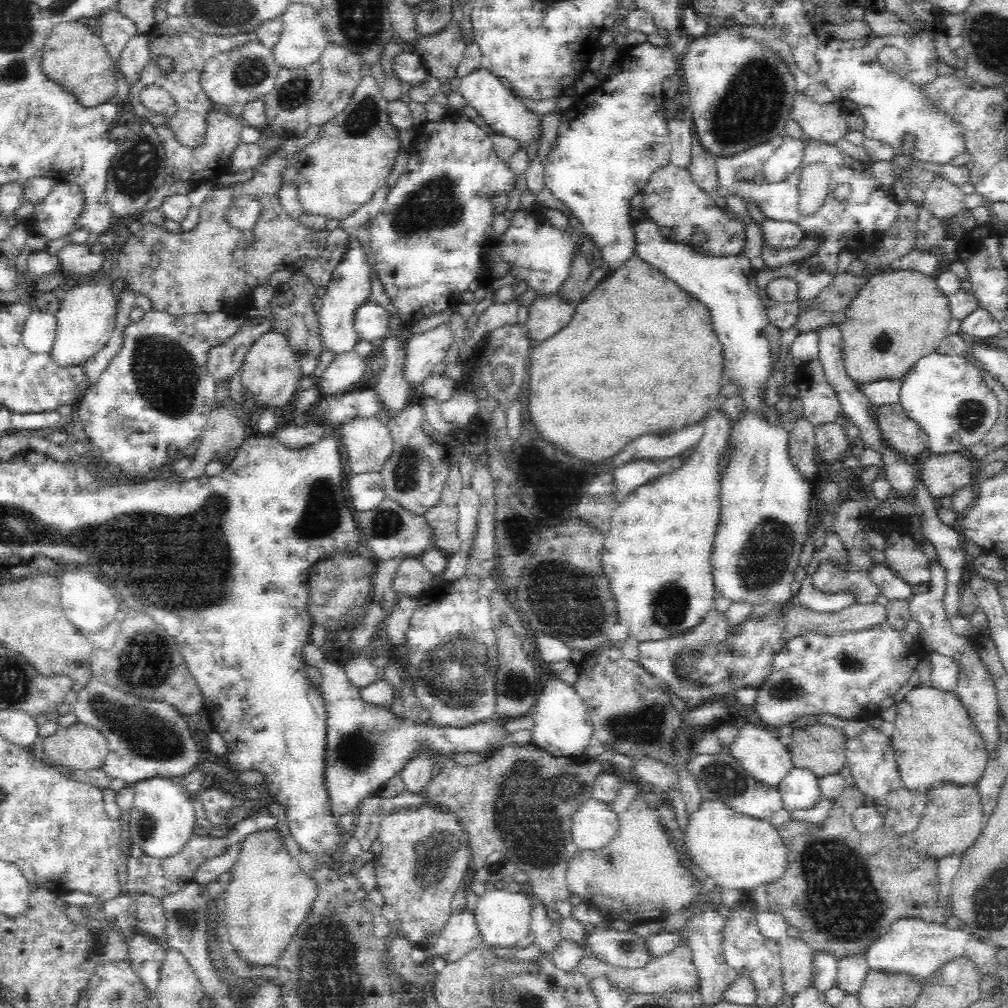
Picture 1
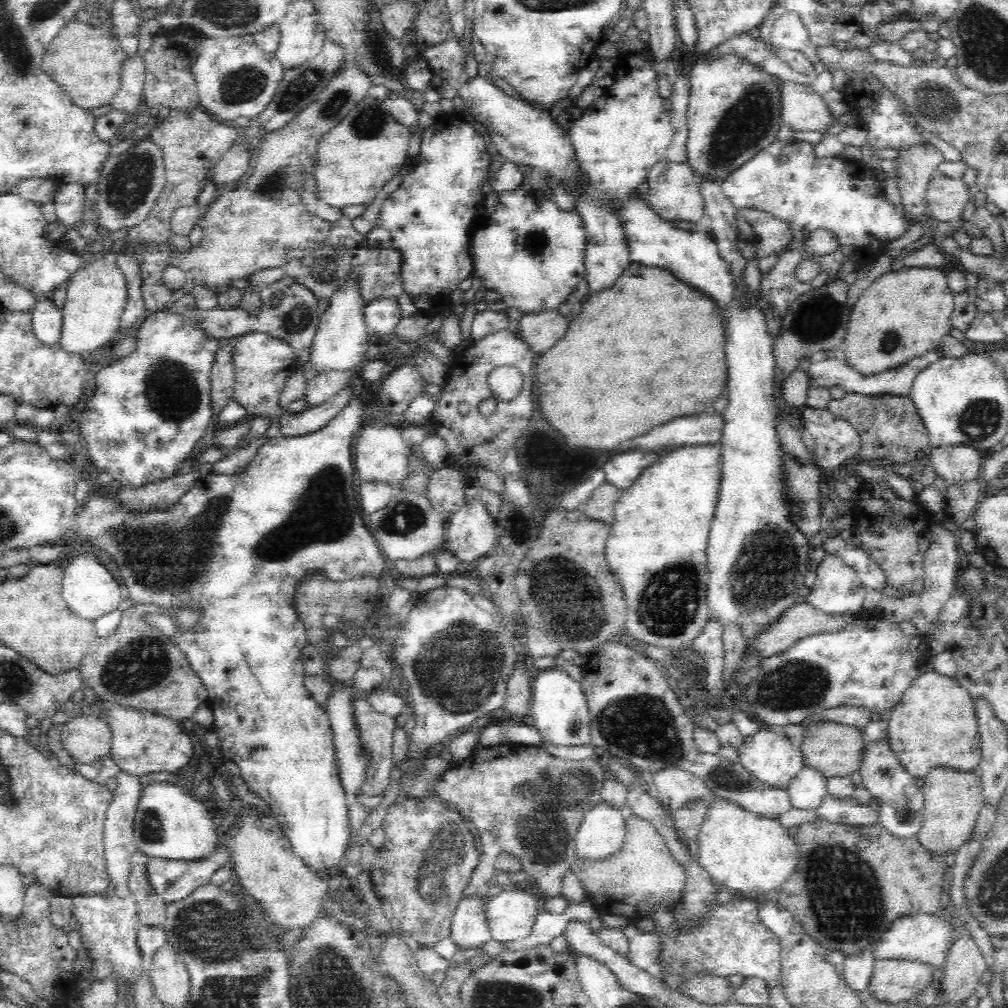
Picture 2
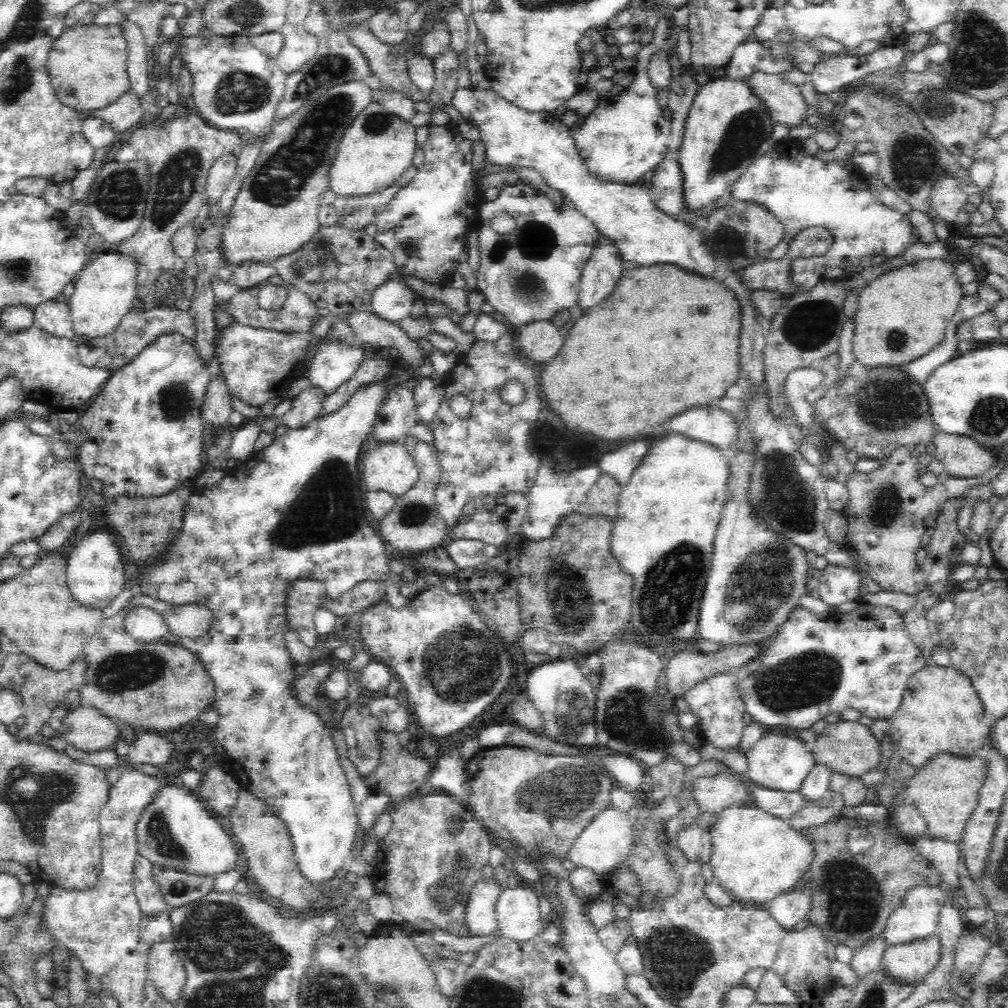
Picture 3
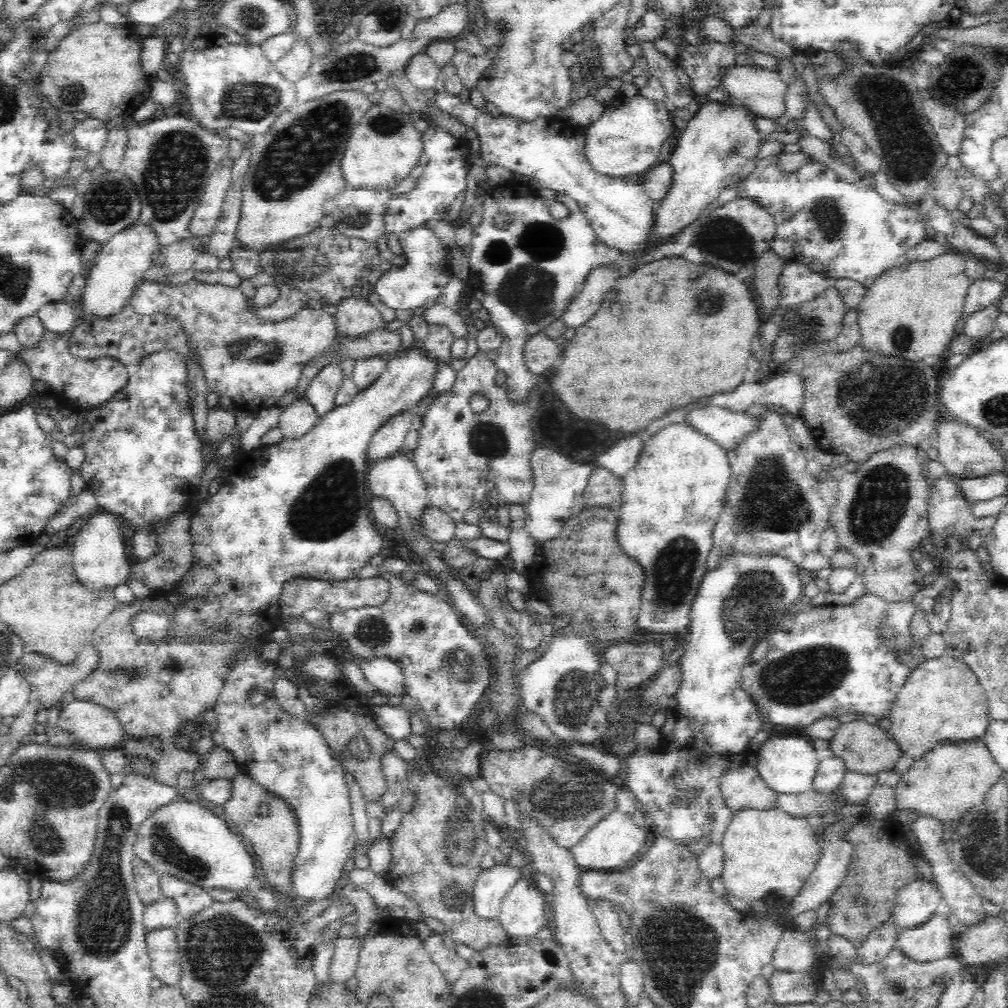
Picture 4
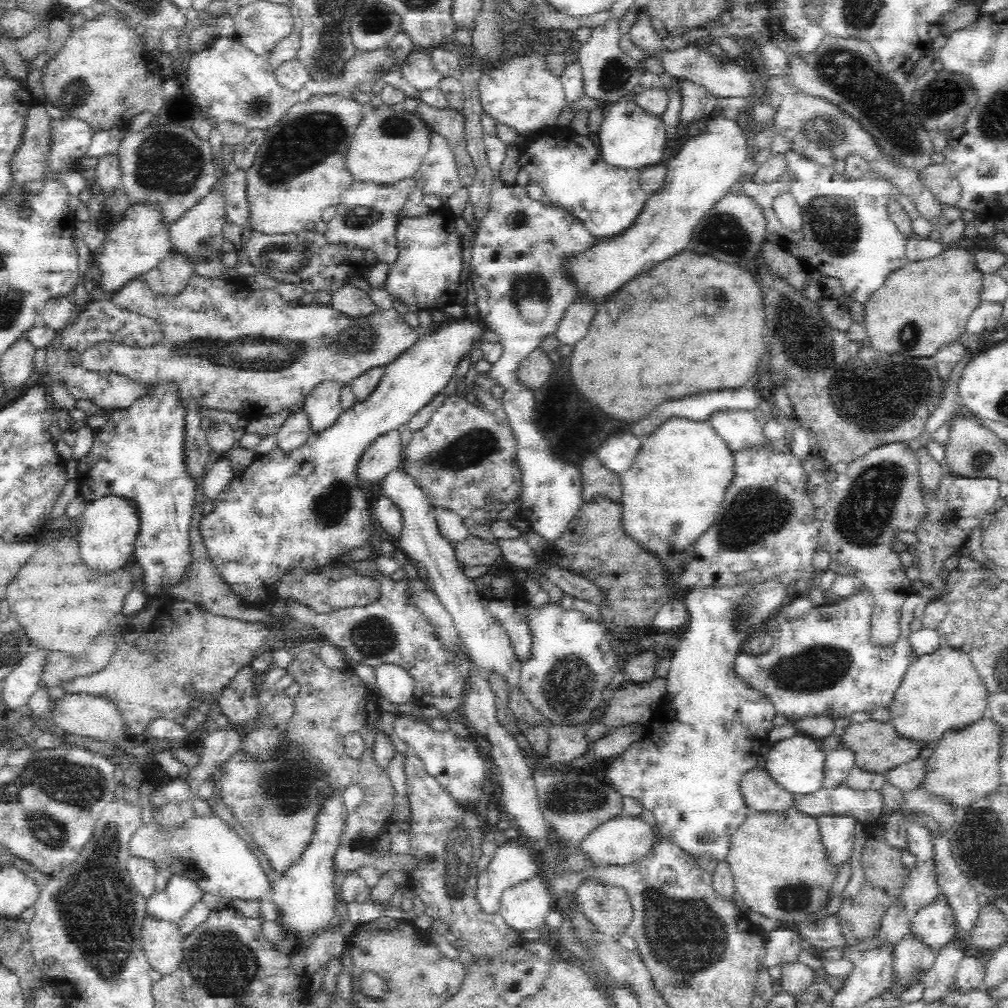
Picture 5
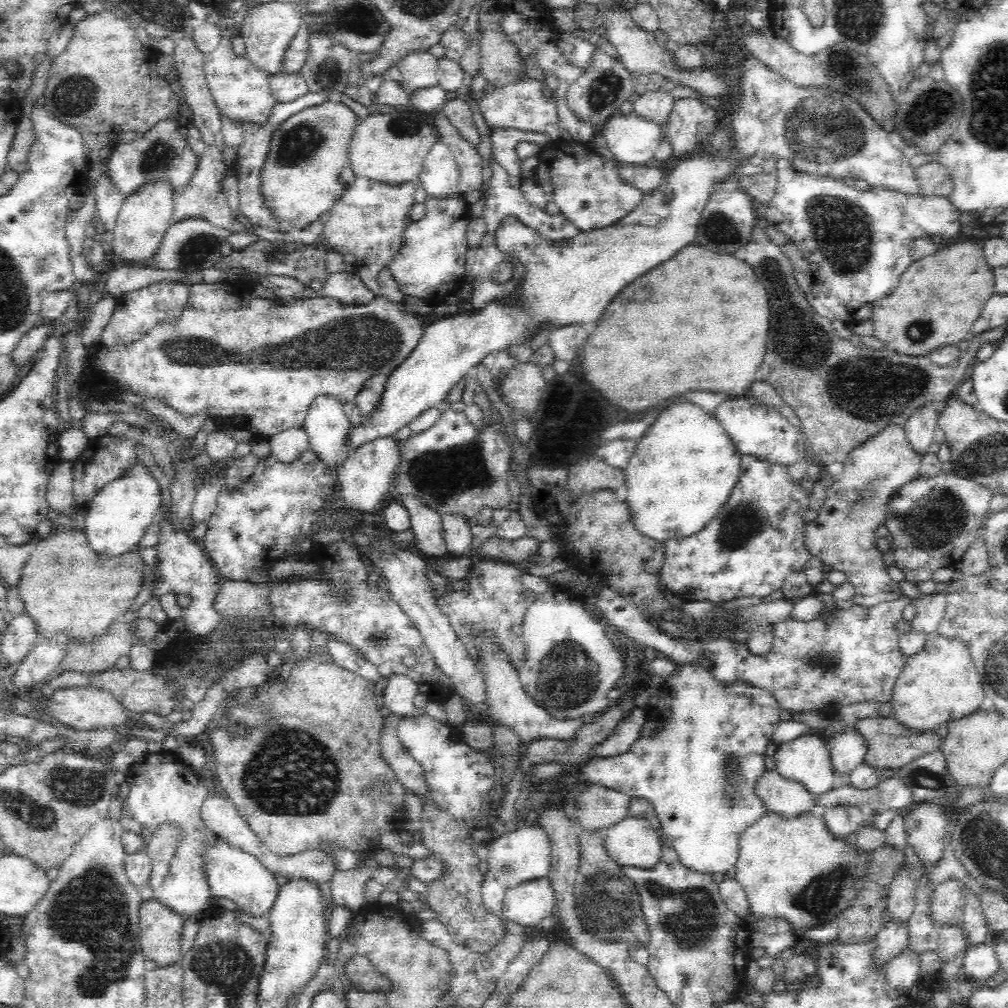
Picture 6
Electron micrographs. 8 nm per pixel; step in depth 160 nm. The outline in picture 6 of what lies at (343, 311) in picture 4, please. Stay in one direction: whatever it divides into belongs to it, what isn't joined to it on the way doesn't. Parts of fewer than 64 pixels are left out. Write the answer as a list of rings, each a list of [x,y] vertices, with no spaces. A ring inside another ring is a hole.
[[[332,273],[324,282],[319,296],[337,300],[346,306],[364,306],[374,298],[358,276],[344,273]]]

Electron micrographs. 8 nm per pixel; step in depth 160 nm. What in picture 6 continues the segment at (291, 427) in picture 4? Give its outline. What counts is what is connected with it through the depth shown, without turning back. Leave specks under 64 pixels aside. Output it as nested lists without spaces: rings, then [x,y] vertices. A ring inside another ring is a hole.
[[[294,427],[283,430],[269,439],[271,455],[280,459],[282,463],[289,463],[297,459],[299,454],[310,449],[307,432],[304,427]]]

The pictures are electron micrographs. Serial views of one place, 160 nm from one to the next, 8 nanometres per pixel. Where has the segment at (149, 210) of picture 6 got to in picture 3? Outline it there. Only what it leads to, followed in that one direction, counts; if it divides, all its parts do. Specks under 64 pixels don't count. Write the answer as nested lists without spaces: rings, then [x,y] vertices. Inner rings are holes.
[[[107,249],[93,254],[87,265],[74,280],[74,294],[67,299],[70,309],[73,337],[94,340],[114,332],[121,319],[135,310],[136,261],[110,253]]]

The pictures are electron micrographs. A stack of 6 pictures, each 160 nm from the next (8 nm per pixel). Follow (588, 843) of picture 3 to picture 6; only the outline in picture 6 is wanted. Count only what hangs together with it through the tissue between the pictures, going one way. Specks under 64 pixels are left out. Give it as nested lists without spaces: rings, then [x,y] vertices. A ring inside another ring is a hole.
[[[626,817],[604,830],[603,847],[621,867],[649,869],[662,852],[661,834],[651,828],[649,819]]]

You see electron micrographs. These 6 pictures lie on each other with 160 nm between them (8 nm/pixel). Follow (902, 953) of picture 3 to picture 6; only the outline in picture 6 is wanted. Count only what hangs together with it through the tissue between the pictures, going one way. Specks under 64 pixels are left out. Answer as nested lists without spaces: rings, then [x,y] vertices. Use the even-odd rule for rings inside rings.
[[[948,879],[933,887],[929,896],[929,915],[938,929],[960,925],[963,913],[964,883],[960,880]]]

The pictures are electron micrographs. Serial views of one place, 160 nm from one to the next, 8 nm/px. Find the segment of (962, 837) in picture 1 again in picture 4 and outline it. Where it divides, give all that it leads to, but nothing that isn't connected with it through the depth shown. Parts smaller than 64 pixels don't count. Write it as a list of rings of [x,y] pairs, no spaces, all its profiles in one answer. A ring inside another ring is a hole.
[[[982,740],[956,745],[951,743],[940,744],[922,756],[922,759],[916,760],[910,770],[902,775],[902,780],[898,781],[894,787],[896,804],[894,804],[893,812],[916,810],[924,816],[939,820],[942,824],[954,823],[966,816],[966,812],[975,810],[983,803],[985,794],[1002,773],[1003,771],[997,766]]]

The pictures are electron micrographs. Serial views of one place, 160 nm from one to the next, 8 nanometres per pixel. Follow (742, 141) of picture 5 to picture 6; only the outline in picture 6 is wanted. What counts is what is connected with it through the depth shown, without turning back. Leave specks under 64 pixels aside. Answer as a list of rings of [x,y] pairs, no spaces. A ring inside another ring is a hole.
[[[732,146],[726,151],[718,151],[707,148],[684,155],[678,164],[667,166],[667,179],[649,195],[641,200],[638,207],[627,216],[624,216],[617,224],[598,231],[581,232],[576,239],[547,243],[542,237],[536,235],[532,229],[524,227],[518,220],[509,218],[502,224],[497,232],[498,247],[511,257],[517,258],[524,267],[526,275],[523,283],[522,306],[518,308],[506,307],[503,304],[490,304],[480,310],[473,309],[466,315],[454,314],[452,317],[444,317],[441,320],[430,323],[423,332],[416,348],[410,352],[398,367],[393,368],[387,377],[387,381],[378,404],[369,415],[362,415],[357,425],[350,425],[345,438],[347,449],[354,452],[366,442],[372,442],[377,438],[390,437],[400,428],[418,418],[422,412],[437,406],[445,401],[447,394],[466,376],[482,363],[490,352],[502,352],[510,345],[525,344],[531,334],[546,323],[559,327],[570,323],[580,323],[588,336],[598,326],[598,320],[604,309],[614,300],[624,288],[627,288],[634,280],[652,271],[652,268],[660,266],[662,262],[670,260],[682,251],[684,246],[693,245],[698,232],[701,214],[706,207],[710,196],[720,187],[722,182],[733,180],[738,177],[743,159],[737,149]]]

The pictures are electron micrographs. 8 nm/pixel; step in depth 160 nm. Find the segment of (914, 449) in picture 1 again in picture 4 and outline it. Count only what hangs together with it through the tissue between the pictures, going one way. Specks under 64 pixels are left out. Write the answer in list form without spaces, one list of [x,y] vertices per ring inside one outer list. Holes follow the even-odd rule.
[[[820,342],[799,347],[797,358],[787,368],[804,375],[802,417],[821,450],[860,464],[876,452],[904,445],[918,447],[922,440],[932,437],[934,424],[941,417],[935,369],[922,361],[911,362],[868,353],[860,344],[838,355],[828,352],[827,346],[828,342]]]

